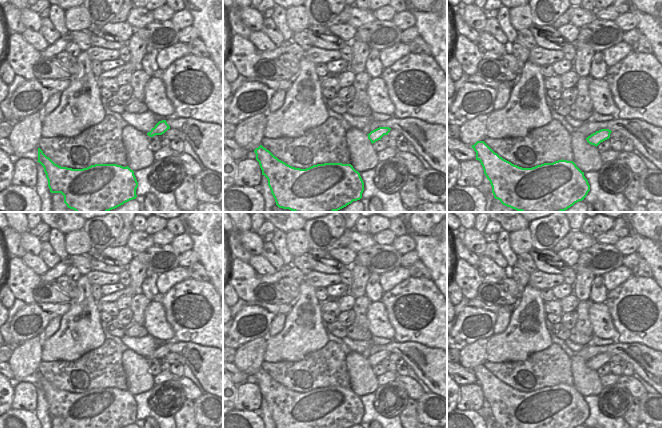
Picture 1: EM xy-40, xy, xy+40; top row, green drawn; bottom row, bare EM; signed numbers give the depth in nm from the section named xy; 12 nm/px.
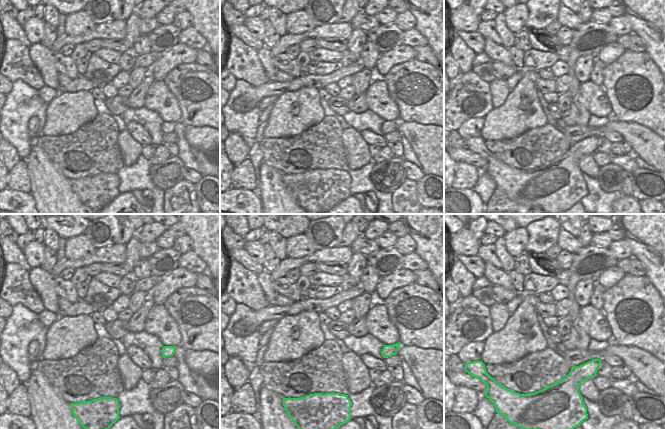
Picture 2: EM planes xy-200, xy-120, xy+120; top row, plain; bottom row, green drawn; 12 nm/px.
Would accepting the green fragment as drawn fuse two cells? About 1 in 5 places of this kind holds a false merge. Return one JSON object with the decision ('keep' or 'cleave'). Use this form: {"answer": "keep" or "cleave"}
{"answer": "keep"}

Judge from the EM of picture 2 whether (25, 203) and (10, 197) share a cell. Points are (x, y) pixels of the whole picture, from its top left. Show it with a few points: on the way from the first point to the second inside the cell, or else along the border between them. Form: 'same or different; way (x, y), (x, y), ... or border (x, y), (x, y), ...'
same; way (21, 201), (14, 199)

